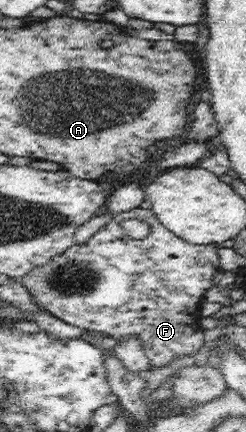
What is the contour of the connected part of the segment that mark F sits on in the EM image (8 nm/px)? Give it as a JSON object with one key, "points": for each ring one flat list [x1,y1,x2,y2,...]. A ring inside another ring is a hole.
{"points":[[136,207,131,211,114,215,100,228,85,245,74,244,65,253,57,255,51,263,33,269,21,280,25,290,31,294,31,300,43,312,49,312,85,331,94,330,98,336,109,335,115,340,137,336,146,356,151,362,149,370,156,370,178,357,197,355,203,345,203,329,200,326,200,306,204,294,214,285,214,277,221,271,218,245,194,245,168,231,157,219,151,208],[140,219,151,227,149,239,132,241,127,238,121,221]]}

